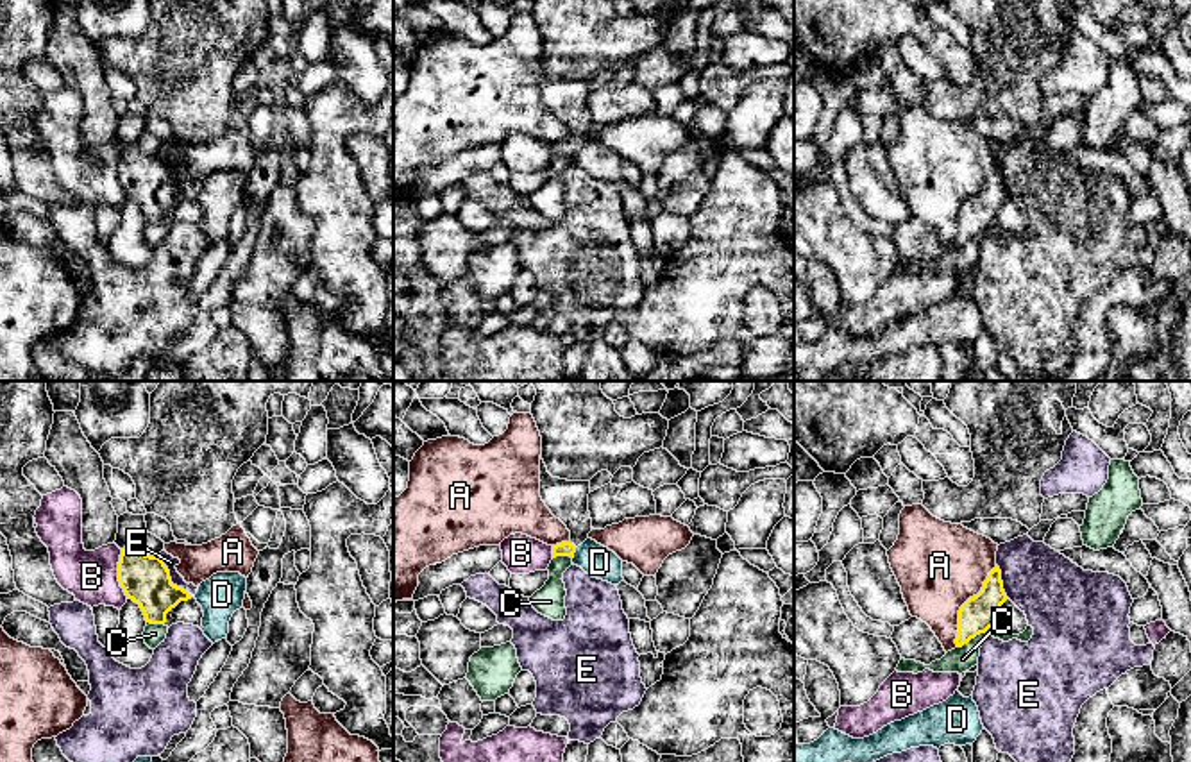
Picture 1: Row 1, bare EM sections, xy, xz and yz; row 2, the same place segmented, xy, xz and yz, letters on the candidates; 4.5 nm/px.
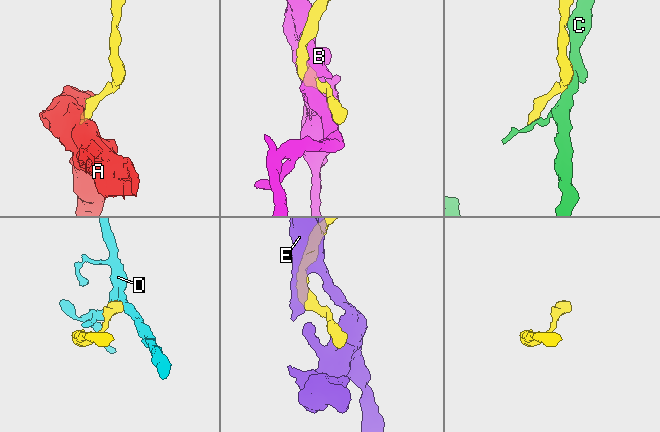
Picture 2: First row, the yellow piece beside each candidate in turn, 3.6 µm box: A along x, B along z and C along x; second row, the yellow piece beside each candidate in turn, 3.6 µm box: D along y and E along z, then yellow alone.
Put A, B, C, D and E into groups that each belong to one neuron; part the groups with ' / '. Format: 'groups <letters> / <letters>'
groups A / B / C / D / E

